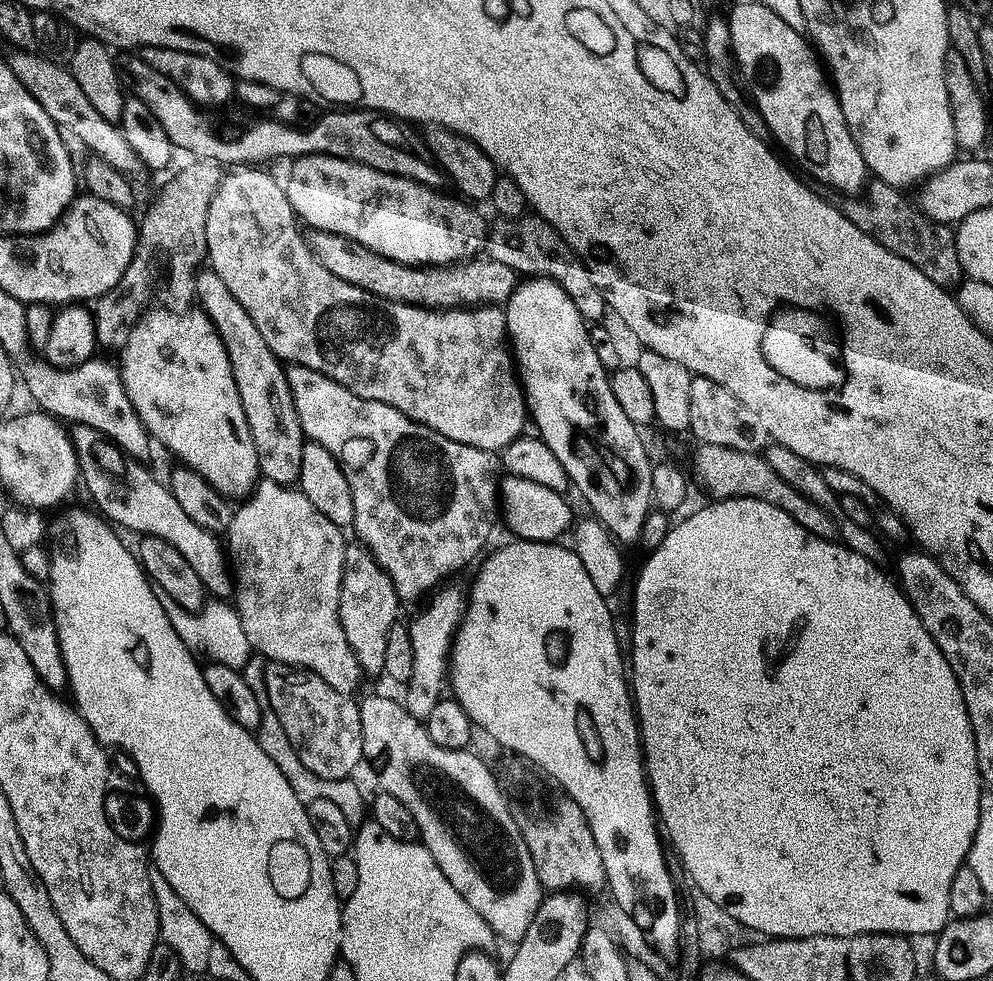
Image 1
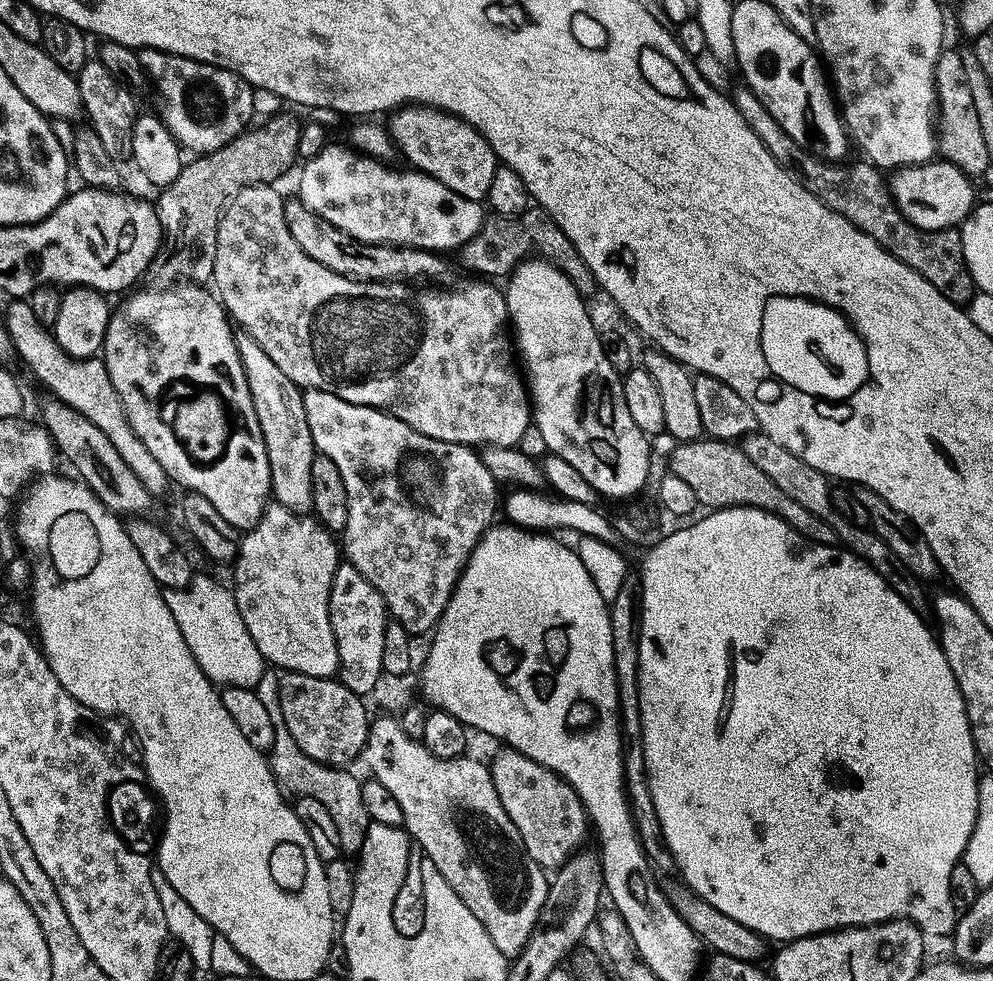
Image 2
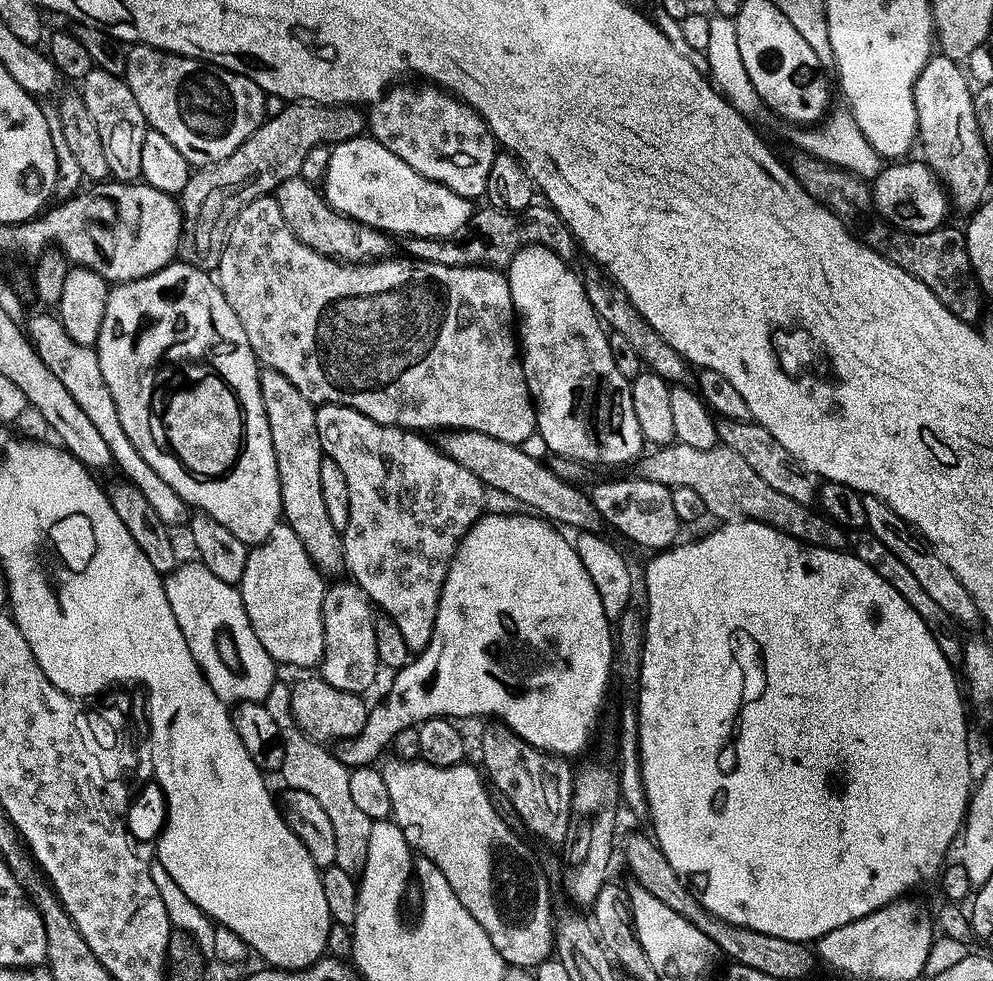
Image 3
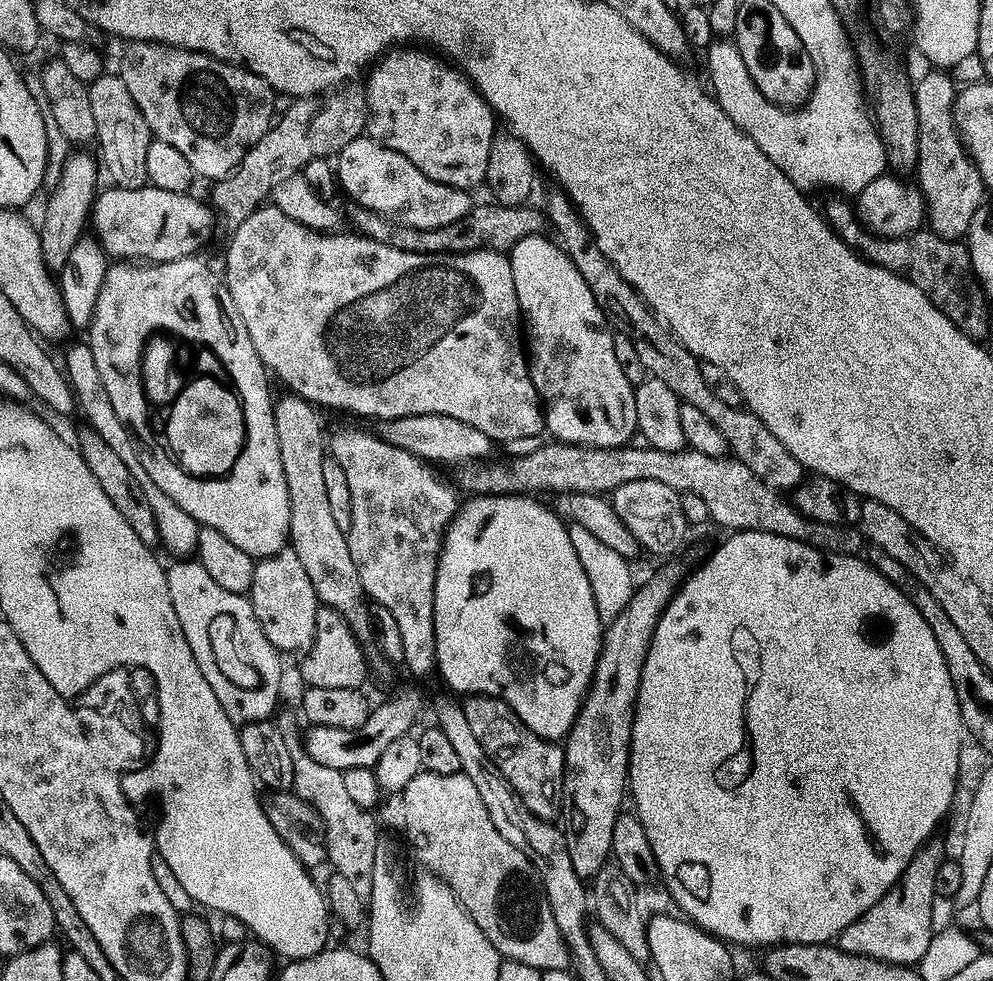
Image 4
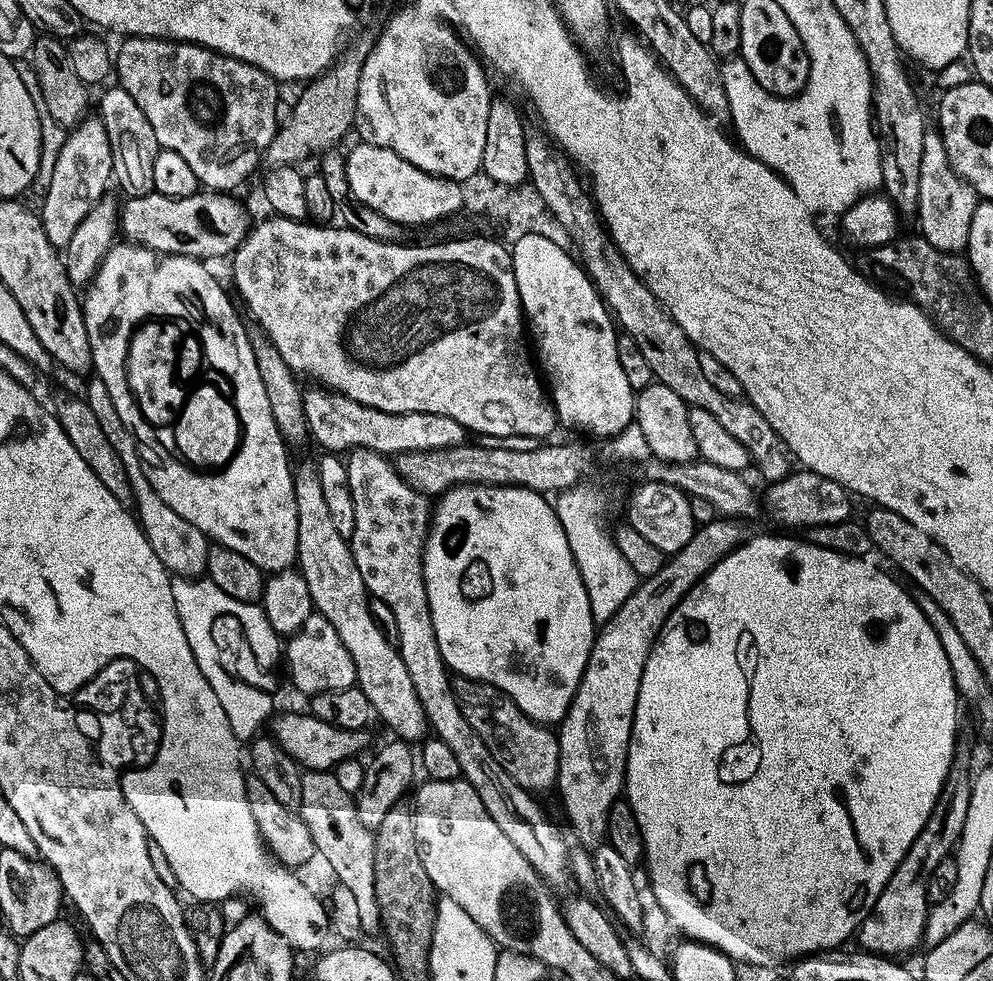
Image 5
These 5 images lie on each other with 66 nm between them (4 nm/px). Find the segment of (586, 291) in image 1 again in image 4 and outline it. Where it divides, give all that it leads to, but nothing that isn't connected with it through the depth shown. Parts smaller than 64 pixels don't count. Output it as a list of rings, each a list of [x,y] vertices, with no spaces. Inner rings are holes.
[[[488,202],[473,207],[472,213],[454,226],[446,226],[442,230],[405,230],[400,224],[374,214],[362,207],[351,209],[352,224],[355,231],[368,240],[378,242],[382,246],[390,246],[394,250],[402,250],[406,254],[419,256],[457,256],[467,252],[502,252],[509,253],[518,241],[528,236],[541,235],[548,226],[548,220],[543,211],[536,211],[532,206],[518,208],[504,207],[495,202]]]

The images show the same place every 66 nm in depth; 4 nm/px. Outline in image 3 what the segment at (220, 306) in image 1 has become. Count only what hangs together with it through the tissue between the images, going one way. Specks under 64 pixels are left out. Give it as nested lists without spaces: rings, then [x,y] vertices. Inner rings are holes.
[[[264,370],[260,373],[260,381],[266,418],[270,418],[270,435],[274,437],[274,454],[278,458],[284,520],[287,527],[302,538],[302,546],[306,546],[306,554],[310,554],[316,569],[324,577],[333,578],[345,571],[344,538],[342,533],[334,530],[334,522],[330,522],[322,495],[322,462],[326,457],[318,438],[317,405],[302,398],[302,394],[298,394],[298,386],[294,386],[290,378],[282,378],[282,374]]]

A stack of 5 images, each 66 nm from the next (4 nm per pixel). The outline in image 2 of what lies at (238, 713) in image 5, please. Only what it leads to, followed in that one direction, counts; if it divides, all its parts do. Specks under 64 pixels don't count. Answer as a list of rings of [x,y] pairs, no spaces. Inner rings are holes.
[[[197,575],[190,587],[167,590],[164,597],[166,606],[170,606],[170,614],[174,614],[174,622],[178,622],[178,630],[182,630],[182,638],[186,638],[186,646],[190,646],[190,654],[194,654],[198,666],[202,666],[213,684],[224,690],[259,689],[266,661],[254,638],[250,638],[246,622],[242,622],[238,602],[229,585],[227,588],[208,576]]]

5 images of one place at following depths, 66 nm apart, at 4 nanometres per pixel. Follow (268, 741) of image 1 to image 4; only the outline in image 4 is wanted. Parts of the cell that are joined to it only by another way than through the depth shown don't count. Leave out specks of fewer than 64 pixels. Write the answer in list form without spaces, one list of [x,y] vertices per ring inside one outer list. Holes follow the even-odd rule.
[[[281,715],[278,720],[279,728],[285,735],[286,745],[294,760],[294,784],[291,791],[302,798],[322,818],[326,830],[326,846],[328,847],[327,863],[334,872],[346,878],[358,890],[363,898],[371,897],[372,883],[376,859],[382,855],[380,848],[380,828],[376,825],[375,815],[371,811],[358,806],[346,794],[344,773],[330,770],[330,766],[318,766],[314,758],[304,751],[301,737],[296,737],[296,720],[292,716]]]

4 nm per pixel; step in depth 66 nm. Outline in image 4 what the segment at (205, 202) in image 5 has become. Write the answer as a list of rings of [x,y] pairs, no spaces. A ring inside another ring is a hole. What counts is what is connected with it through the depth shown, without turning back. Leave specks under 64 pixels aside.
[[[153,186],[136,190],[110,188],[109,192],[104,190],[97,195],[90,228],[113,261],[157,265],[186,260],[199,253],[196,251],[216,228],[217,213],[199,204],[192,194],[170,193]]]

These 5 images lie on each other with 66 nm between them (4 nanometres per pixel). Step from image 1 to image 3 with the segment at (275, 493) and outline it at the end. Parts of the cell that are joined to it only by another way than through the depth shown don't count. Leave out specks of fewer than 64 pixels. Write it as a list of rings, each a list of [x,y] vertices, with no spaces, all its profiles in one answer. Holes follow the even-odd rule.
[[[281,526],[265,544],[255,545],[248,553],[246,574],[242,574],[239,584],[242,602],[246,606],[246,614],[250,614],[250,626],[254,626],[254,634],[258,634],[258,642],[266,646],[266,654],[276,661],[277,665],[289,664],[292,668],[316,668],[324,663],[326,650],[326,626],[324,625],[324,603],[330,587],[329,581],[314,566],[310,554],[306,554],[306,546],[302,546],[302,538],[294,534],[294,530]]]

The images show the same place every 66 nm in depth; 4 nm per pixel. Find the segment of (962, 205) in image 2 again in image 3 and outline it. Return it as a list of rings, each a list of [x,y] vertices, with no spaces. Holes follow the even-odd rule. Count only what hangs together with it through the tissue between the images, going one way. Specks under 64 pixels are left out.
[[[919,159],[911,160],[892,162],[881,167],[880,175],[871,185],[872,202],[876,205],[879,219],[891,224],[895,231],[930,234],[949,223],[950,197],[948,189],[932,173],[932,167],[929,164],[925,164]]]

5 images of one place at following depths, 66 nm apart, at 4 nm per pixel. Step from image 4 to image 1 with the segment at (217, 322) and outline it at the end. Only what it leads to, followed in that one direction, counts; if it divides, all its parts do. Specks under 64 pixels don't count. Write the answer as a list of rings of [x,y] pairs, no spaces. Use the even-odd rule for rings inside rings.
[[[166,308],[145,313],[120,350],[120,377],[134,410],[144,423],[144,429],[159,447],[161,444],[169,448],[183,467],[199,474],[221,496],[247,498],[255,492],[262,479],[260,455],[258,446],[254,444],[254,434],[250,434],[250,422],[246,422],[238,382],[234,382],[230,354],[226,354],[226,346],[206,313],[196,310],[193,316],[190,315]]]

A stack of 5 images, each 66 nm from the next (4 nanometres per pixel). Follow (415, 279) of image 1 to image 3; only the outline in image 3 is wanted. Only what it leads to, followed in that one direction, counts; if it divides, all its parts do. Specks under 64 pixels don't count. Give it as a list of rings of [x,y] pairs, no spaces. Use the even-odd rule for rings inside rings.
[[[301,178],[288,180],[282,182],[280,187],[276,189],[274,198],[278,202],[278,210],[282,210],[282,218],[286,218],[286,226],[290,226],[293,234],[306,246],[310,246],[310,250],[314,250],[318,254],[349,264],[367,264],[378,260],[386,260],[397,255],[398,244],[393,237],[389,236],[387,232],[365,228],[364,225],[356,220],[351,220],[342,214],[338,214],[336,210],[329,206],[317,185],[308,184],[307,181]]]

